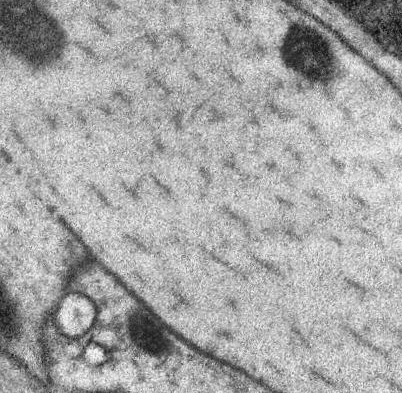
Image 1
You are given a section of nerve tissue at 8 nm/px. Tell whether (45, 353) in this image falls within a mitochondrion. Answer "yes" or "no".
no

